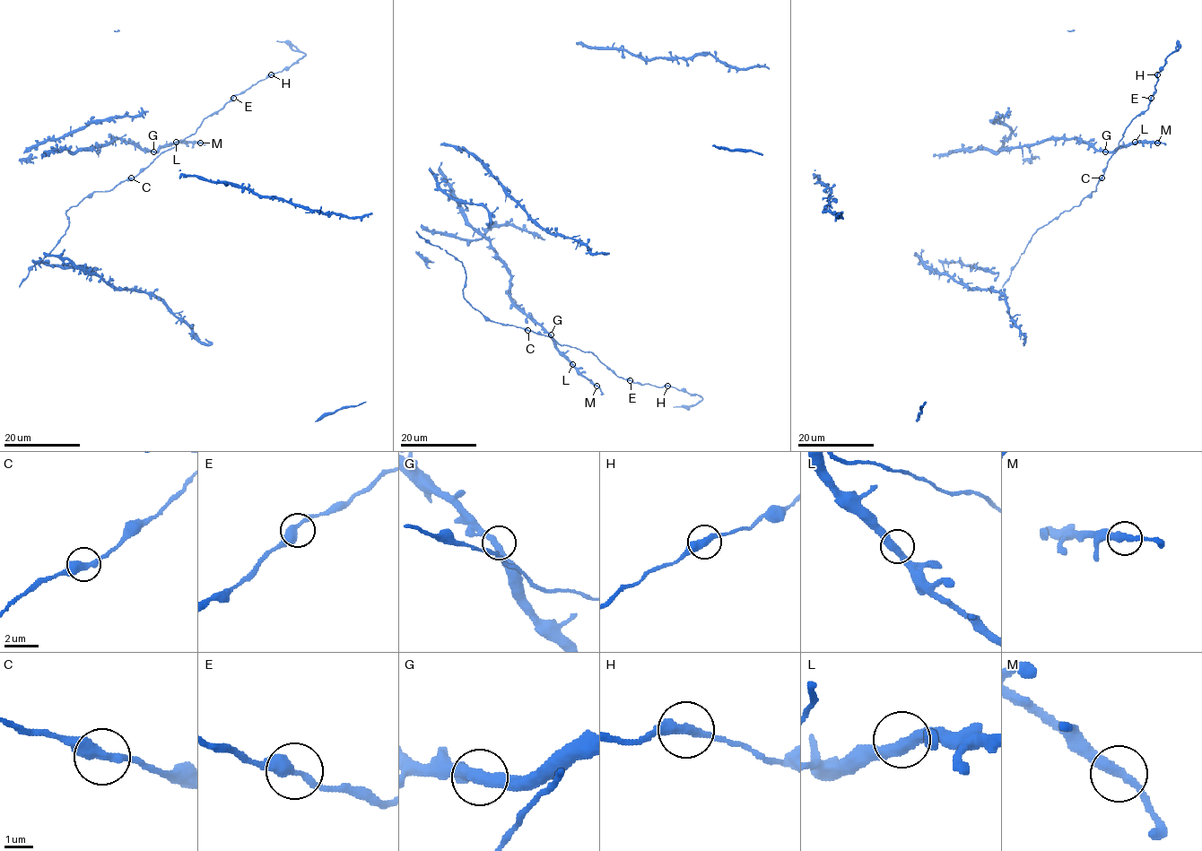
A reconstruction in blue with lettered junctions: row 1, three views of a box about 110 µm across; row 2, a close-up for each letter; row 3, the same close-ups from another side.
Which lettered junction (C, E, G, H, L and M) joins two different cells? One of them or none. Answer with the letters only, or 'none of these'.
none of these

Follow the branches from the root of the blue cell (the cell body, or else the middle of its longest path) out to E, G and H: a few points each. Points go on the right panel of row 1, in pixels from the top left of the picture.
E: (1023, 253), (1039, 229), (1076, 206), (1096, 190), (1122, 133), (1130, 122), (1147, 108), (1151, 98)
G: (1023, 253), (1039, 229), (1076, 206), (1096, 190), (1111, 155), (1105, 151)
H: (1023, 253), (1039, 229), (1076, 206), (1096, 190), (1126, 128), (1147, 108), (1157, 74)

